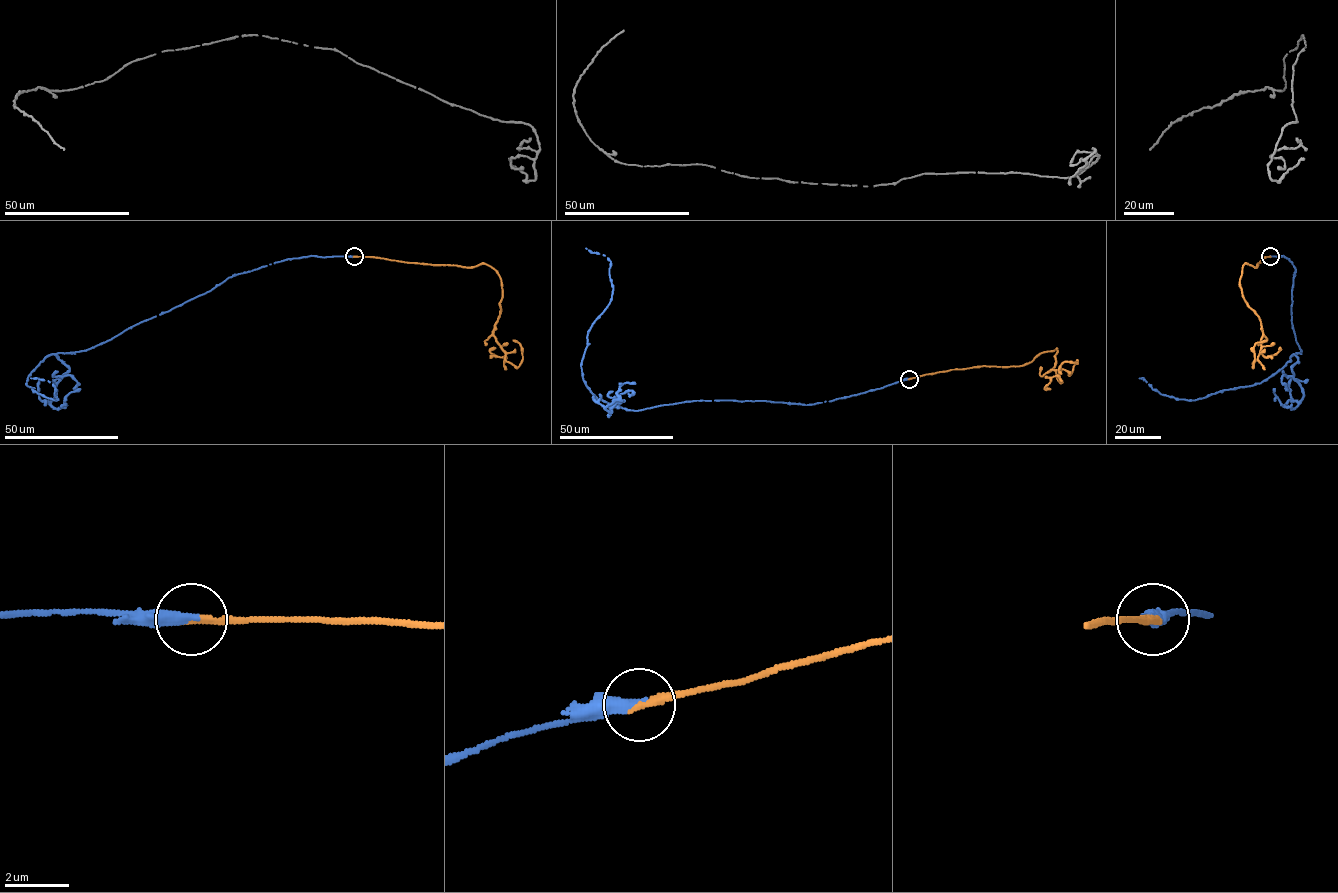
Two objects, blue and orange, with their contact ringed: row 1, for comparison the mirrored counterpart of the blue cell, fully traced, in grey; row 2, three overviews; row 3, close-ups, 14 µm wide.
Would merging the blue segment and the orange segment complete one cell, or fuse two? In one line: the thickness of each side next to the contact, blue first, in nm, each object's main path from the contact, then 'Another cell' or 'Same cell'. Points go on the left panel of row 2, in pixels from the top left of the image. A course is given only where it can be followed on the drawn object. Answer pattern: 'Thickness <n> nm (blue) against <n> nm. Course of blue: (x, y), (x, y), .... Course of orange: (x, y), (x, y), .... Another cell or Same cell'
Thickness 380 nm (blue) against 240 nm. Course of blue: (354, 256), (289, 258), (234, 274), (109, 340), (49, 355), (26, 383), (56, 400), (55, 386), (31, 378). Course of orange: (354, 256), (490, 266), (502, 289), (493, 336), (505, 359), (518, 367), (521, 346), (513, 340). Same cell

